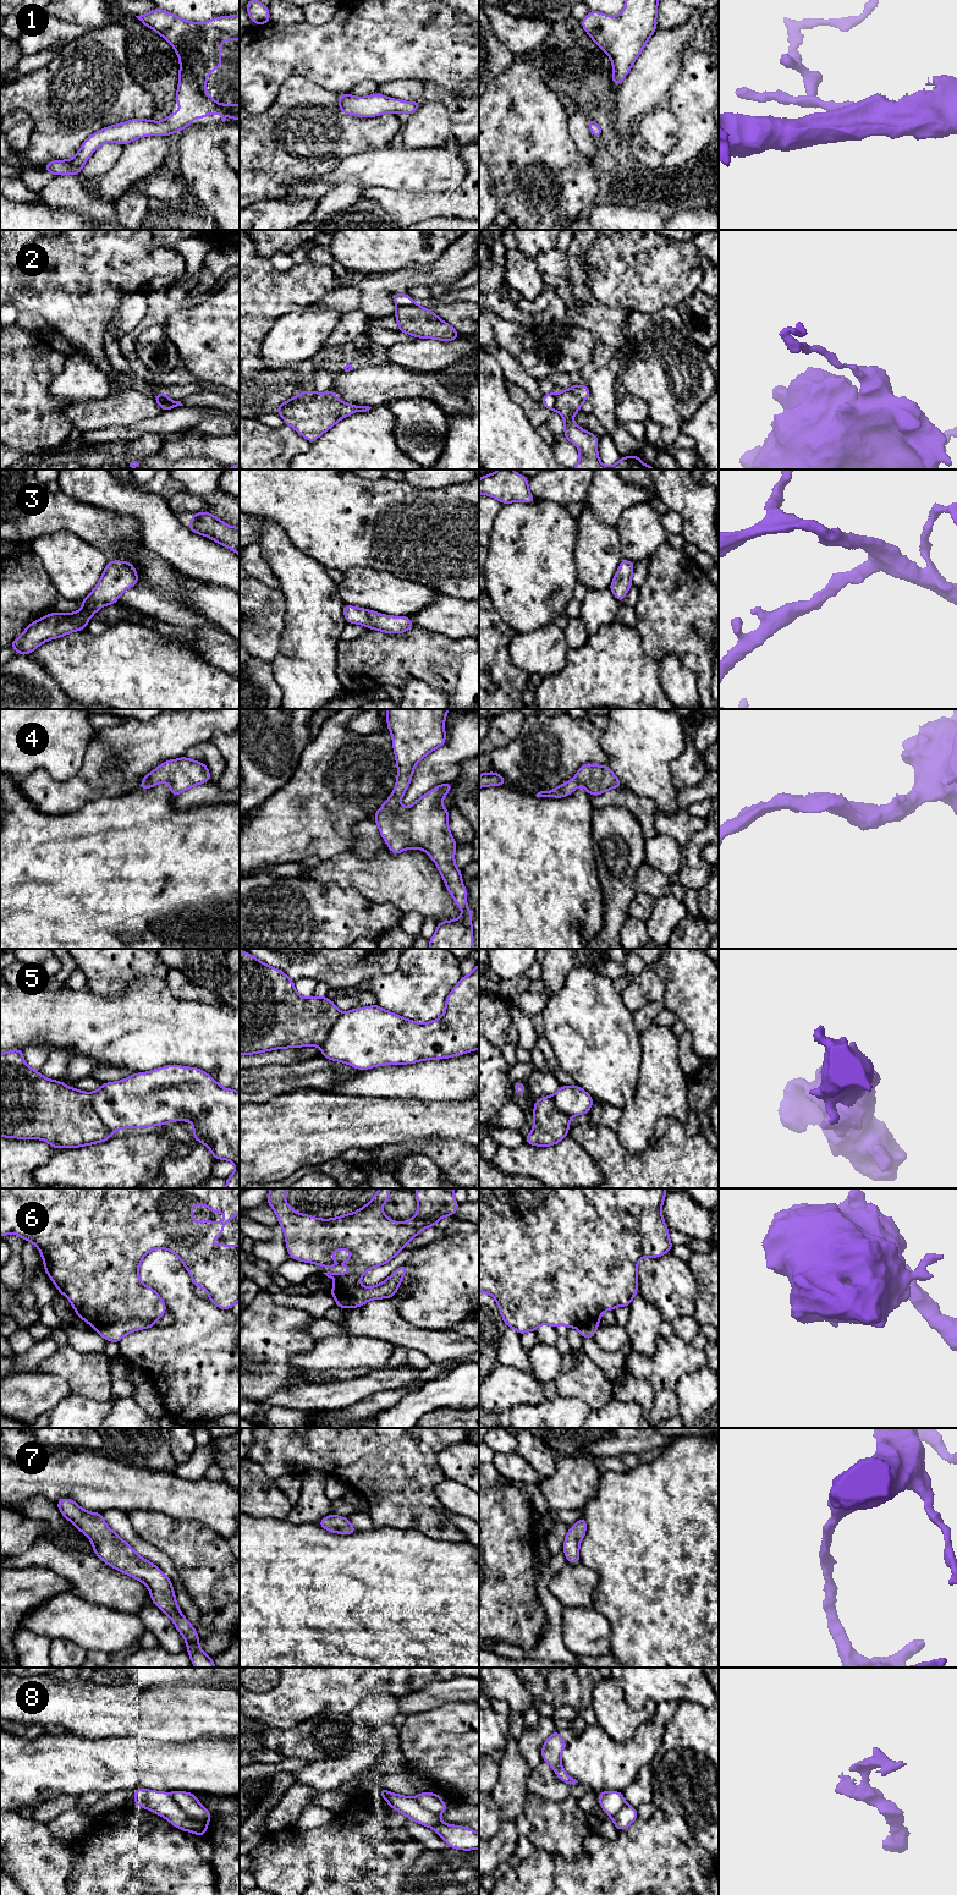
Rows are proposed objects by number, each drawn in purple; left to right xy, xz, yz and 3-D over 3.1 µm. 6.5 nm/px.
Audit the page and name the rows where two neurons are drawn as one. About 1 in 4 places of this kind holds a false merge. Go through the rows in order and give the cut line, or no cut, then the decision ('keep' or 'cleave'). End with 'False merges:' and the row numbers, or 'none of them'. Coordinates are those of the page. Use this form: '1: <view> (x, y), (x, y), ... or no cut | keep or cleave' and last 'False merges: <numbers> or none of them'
1: no cut | keep
2: xz (412, 301), (397, 307) | cleave
3: no cut | keep
4: no cut | keep
5: xy (88, 1093), (94, 1111), (111, 1132) | cleave
6: xy (154, 1320), (128, 1319), (103, 1323), (94, 1328) | cleave
7: no cut | keep
8: xy (170, 1794), (181, 1808), (207, 1824) | cleave
False merges: 2, 5, 6, 8

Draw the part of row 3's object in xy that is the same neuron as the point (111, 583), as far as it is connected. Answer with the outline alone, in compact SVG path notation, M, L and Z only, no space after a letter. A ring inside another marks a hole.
M110 560L95 588L81 602L83 608L71 614L51 613L27 625L24 632L9 646L15 648L18 655L27 655L34 652L46 641L60 638L75 631L86 630L89 619L103 606L116 604L119 597L138 583L138 573L128 561Z

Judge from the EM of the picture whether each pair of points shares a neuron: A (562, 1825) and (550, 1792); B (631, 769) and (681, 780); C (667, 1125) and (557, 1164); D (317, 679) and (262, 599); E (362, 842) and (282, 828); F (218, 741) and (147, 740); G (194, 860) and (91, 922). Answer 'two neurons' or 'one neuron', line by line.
A: two neurons
B: two neurons
C: one neuron
D: two neurons
E: two neurons
F: two neurons
G: one neuron

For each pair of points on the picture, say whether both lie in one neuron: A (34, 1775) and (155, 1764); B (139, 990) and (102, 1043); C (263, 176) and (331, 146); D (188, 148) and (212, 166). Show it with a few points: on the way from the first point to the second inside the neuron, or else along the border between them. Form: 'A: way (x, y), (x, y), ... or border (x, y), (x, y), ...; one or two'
A: way (65, 1764), (99, 1764), (103, 1761), (125, 1763); one
B: way (139, 1004), (115, 1030); one
C: way (280, 159), (291, 157), (302, 146), (314, 146); one
D: way (194, 153), (205, 164); one

